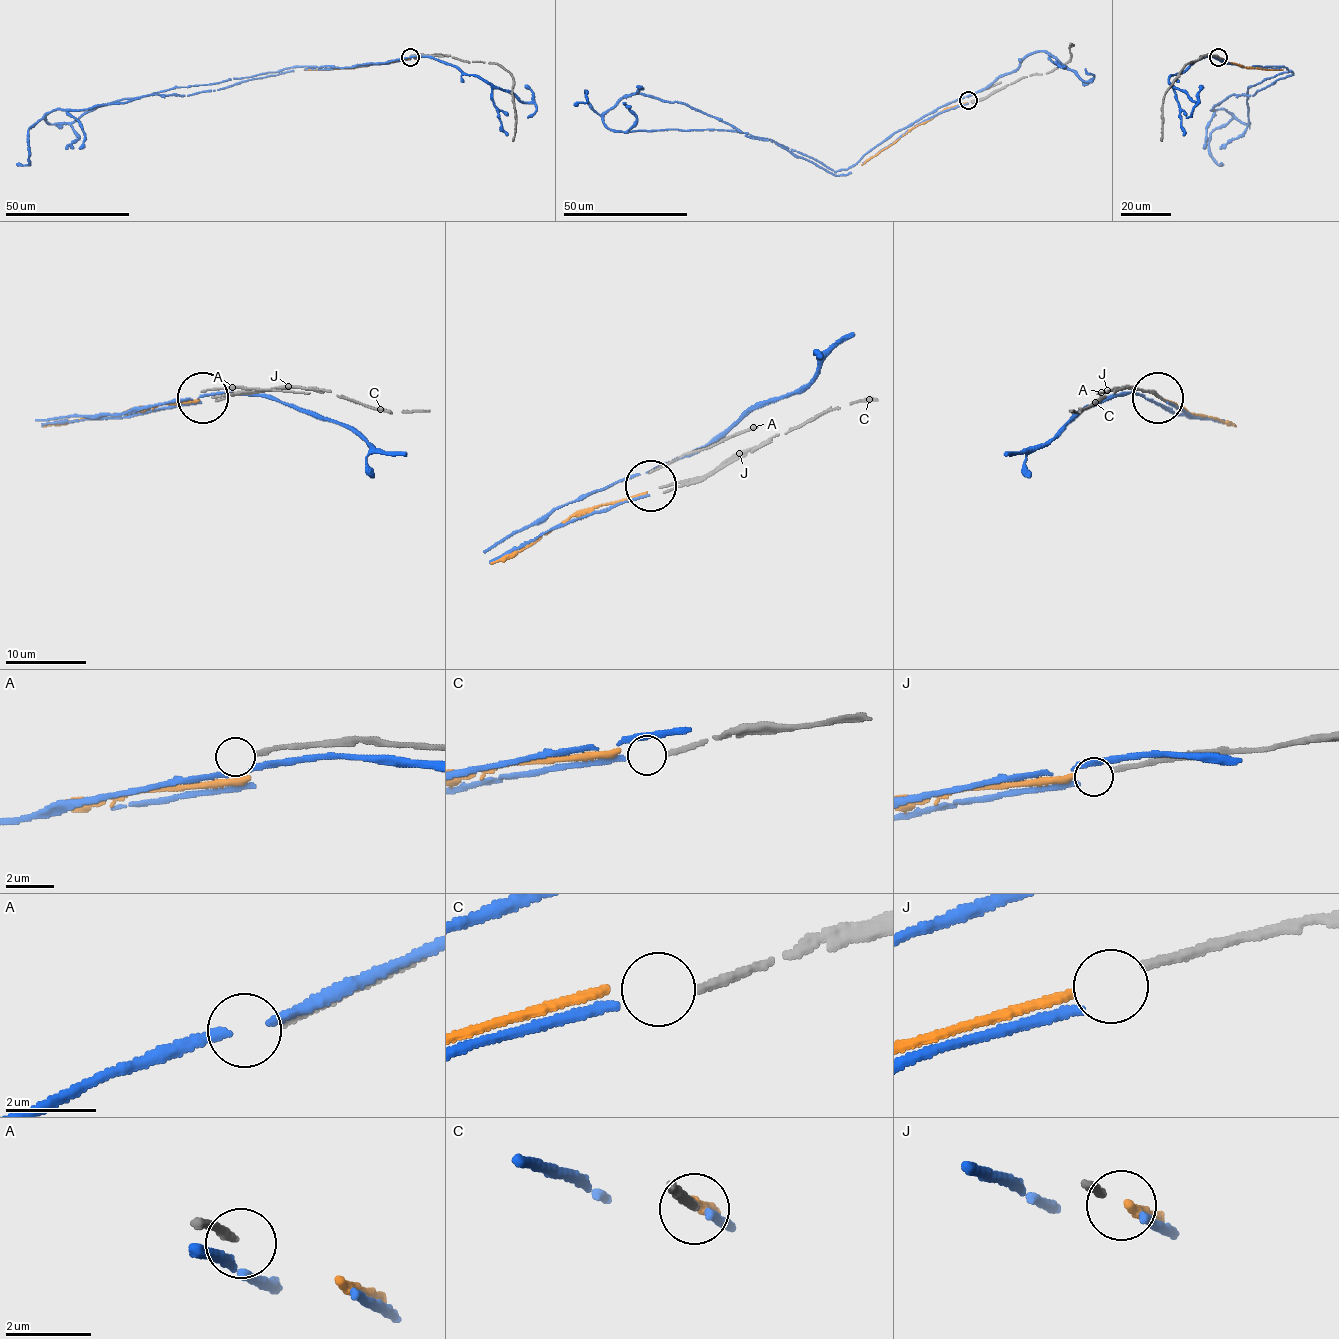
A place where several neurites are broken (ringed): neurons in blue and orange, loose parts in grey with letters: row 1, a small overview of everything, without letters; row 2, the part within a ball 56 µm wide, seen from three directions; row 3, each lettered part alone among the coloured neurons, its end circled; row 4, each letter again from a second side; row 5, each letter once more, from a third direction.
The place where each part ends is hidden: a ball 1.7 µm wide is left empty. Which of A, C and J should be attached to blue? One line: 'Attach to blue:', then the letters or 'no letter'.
Attach to blue: C

